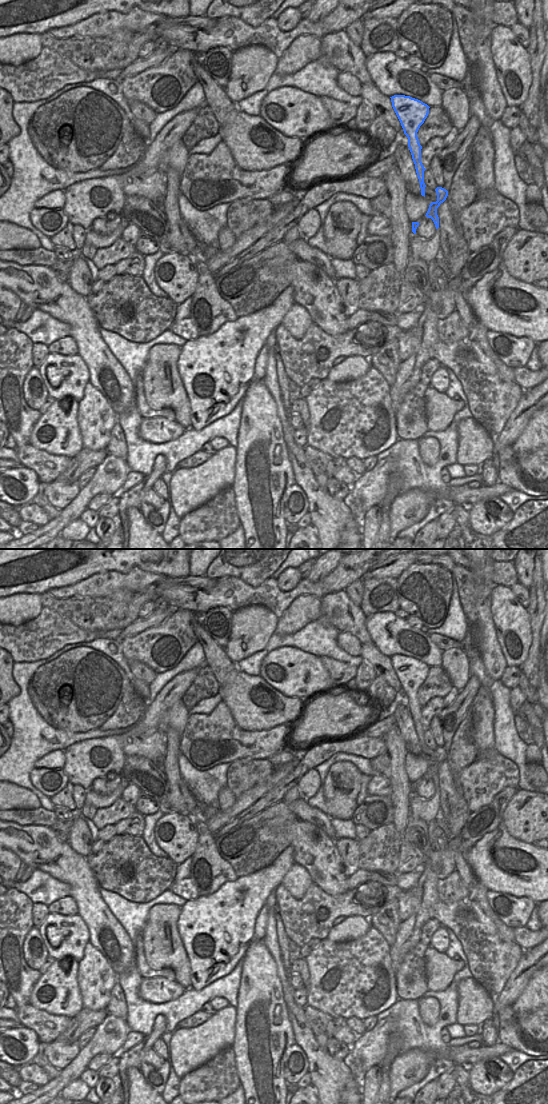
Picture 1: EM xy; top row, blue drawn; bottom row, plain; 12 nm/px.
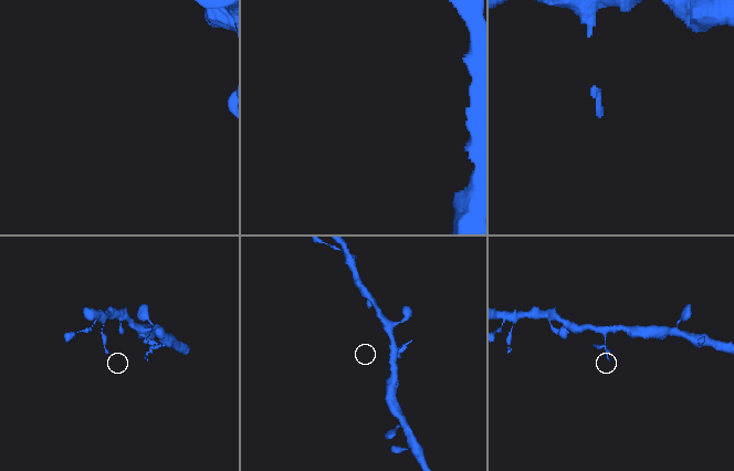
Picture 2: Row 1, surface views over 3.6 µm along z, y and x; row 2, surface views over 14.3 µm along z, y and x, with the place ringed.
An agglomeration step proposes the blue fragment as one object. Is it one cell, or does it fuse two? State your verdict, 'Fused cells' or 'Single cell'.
Single cell.

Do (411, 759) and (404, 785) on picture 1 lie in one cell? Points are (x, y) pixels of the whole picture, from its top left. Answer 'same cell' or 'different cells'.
different cells

